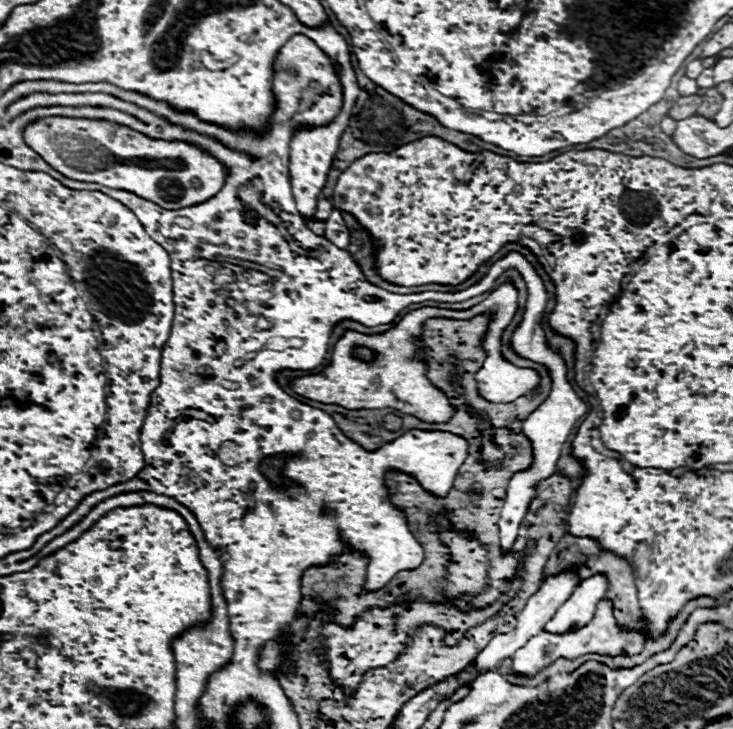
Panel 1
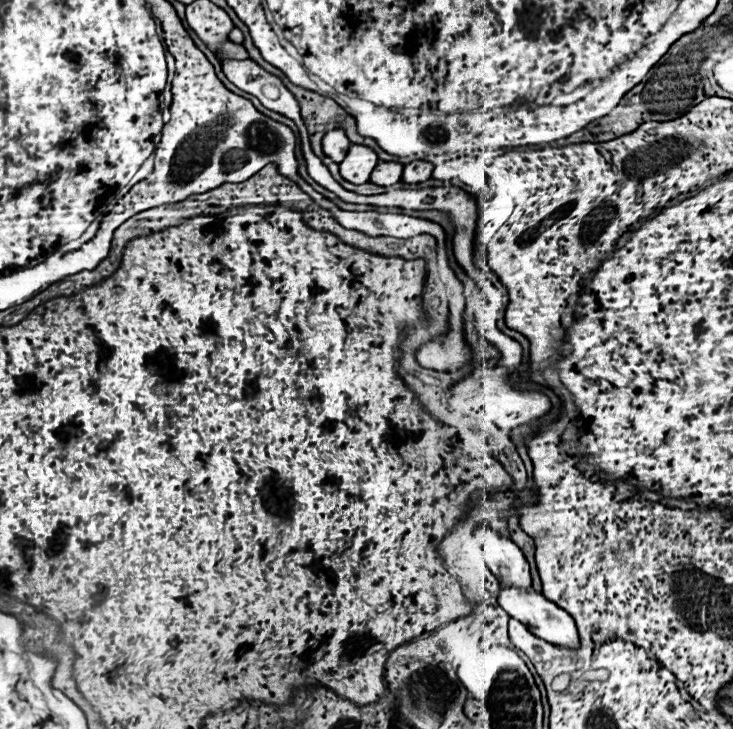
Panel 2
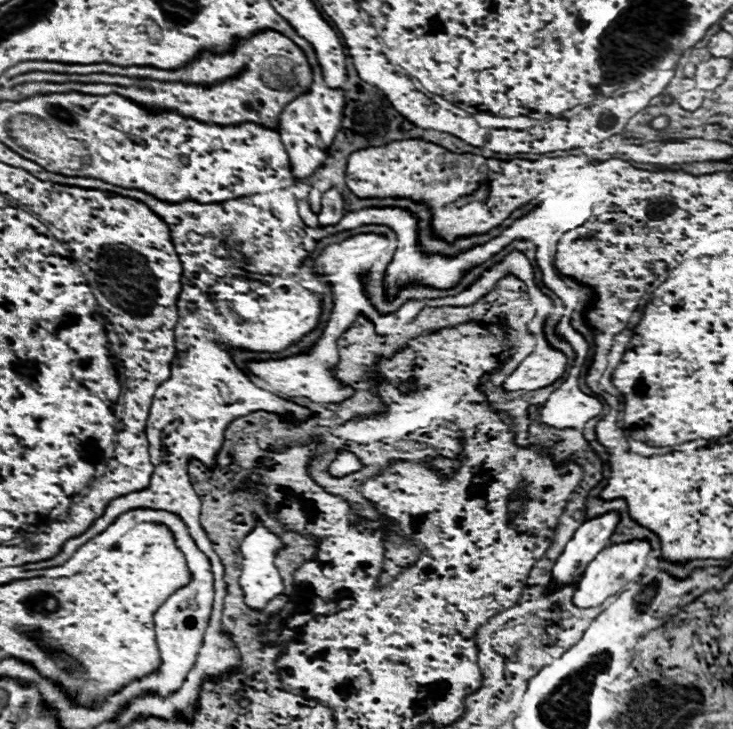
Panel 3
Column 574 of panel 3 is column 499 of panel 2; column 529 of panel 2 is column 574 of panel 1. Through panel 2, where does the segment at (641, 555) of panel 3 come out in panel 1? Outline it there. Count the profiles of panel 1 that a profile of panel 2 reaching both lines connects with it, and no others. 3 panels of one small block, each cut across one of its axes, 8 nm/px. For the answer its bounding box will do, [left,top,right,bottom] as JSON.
[546,574,608,634]

